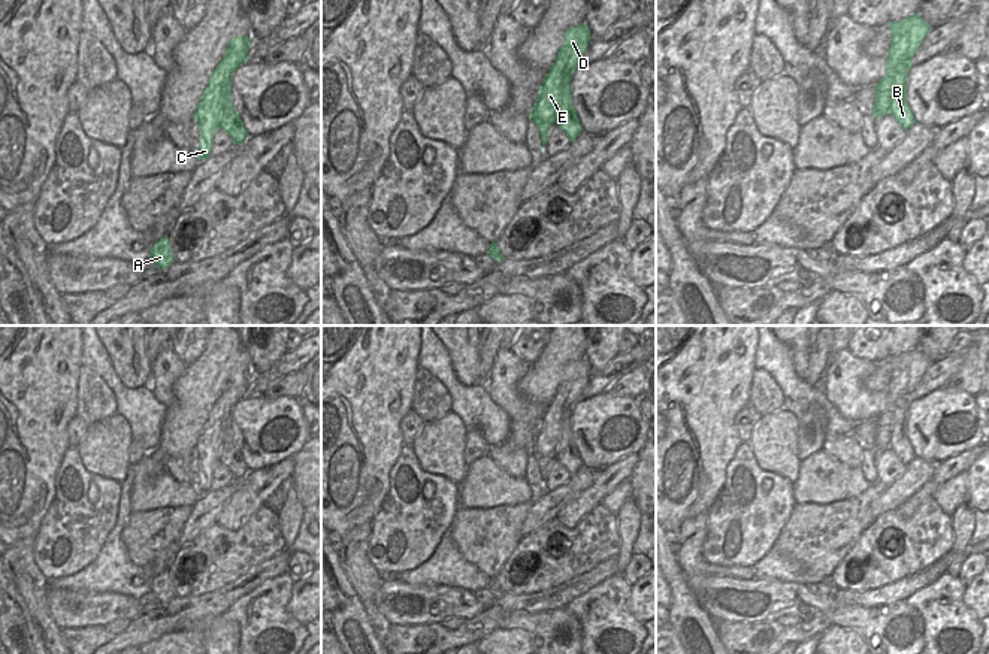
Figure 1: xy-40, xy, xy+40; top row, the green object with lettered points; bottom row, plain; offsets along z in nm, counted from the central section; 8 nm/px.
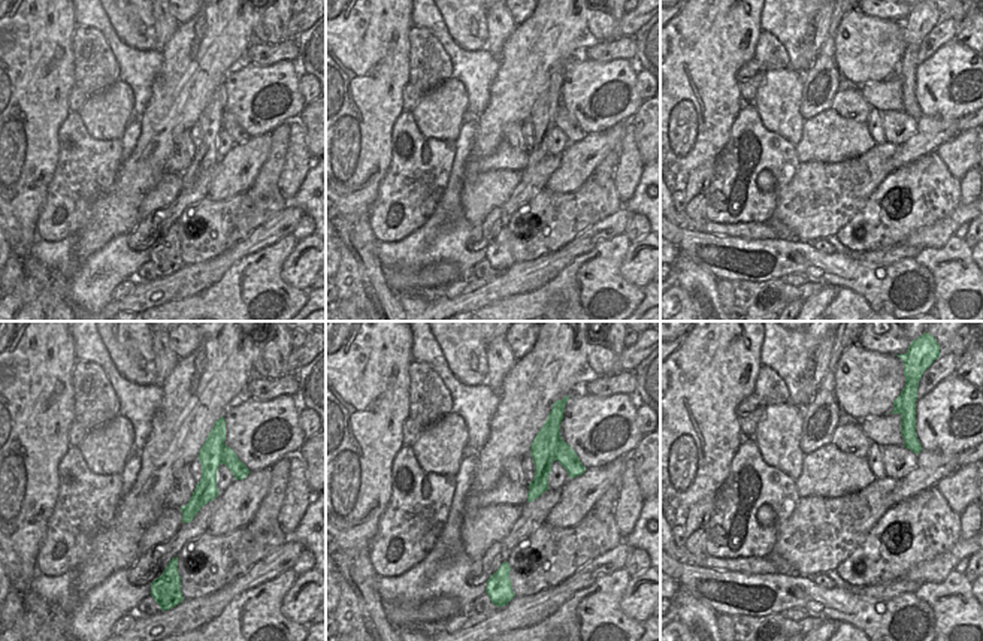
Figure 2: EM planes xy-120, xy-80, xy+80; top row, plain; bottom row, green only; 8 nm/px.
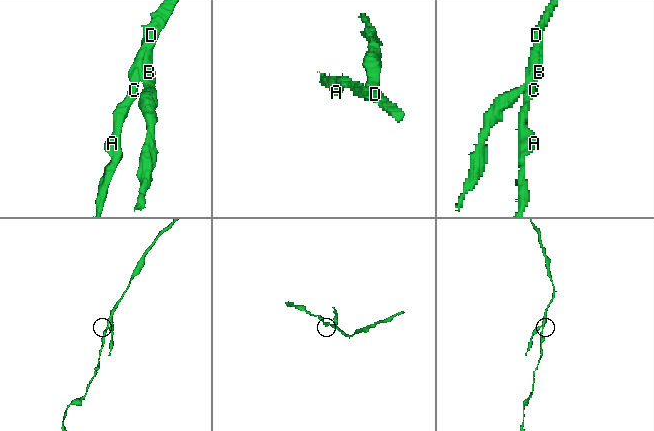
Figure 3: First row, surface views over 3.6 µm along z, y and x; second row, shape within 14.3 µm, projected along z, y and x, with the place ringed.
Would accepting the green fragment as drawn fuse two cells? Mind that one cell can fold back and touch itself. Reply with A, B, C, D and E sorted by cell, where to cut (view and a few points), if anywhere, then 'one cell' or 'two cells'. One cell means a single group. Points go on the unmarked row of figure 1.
A C D E / B | xy (571, 408), (562, 418), (555, 457) | two cells

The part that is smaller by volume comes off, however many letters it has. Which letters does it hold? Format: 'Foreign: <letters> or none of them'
Foreign: B.

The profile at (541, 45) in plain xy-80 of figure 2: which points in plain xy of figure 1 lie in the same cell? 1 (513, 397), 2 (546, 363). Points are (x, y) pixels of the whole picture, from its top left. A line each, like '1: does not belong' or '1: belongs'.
1: does not belong
2: belongs

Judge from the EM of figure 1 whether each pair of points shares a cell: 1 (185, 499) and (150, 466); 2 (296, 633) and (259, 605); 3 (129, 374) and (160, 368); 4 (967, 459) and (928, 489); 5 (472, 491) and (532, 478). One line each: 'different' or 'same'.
1: same
2: same
3: different
4: same
5: different

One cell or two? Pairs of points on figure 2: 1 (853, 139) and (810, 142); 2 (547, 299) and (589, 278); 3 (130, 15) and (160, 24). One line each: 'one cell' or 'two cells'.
1: one cell
2: one cell
3: two cells

